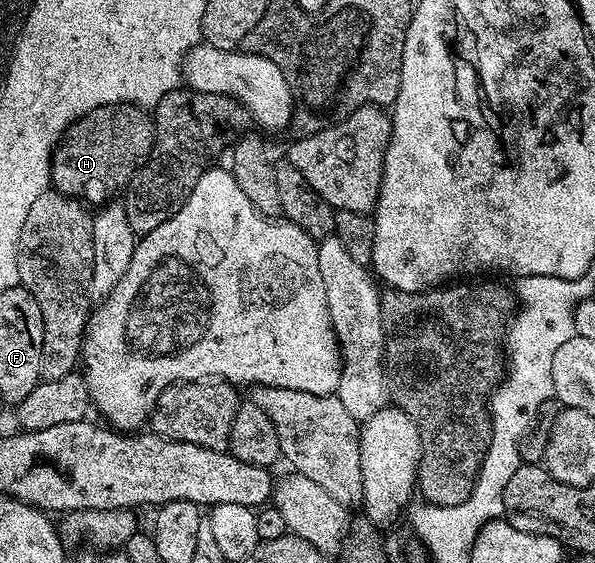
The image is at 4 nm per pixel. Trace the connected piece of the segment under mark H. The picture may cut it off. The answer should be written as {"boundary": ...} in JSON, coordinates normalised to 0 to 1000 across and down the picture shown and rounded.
{"boundary":[[[224,181],[163,188],[155,199],[123,217],[104,240],[103,252],[92,259],[91,277],[84,282],[84,330],[99,345],[128,352],[139,362],[158,369],[170,368],[197,353],[213,336],[220,313],[252,279],[252,265],[257,259],[259,213],[240,190]]]}

